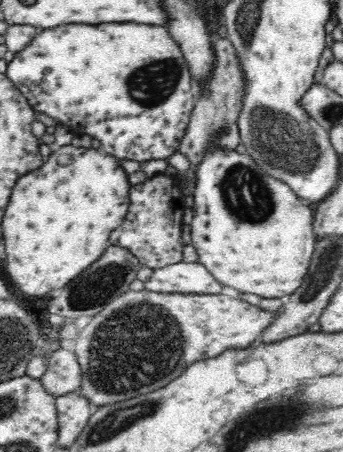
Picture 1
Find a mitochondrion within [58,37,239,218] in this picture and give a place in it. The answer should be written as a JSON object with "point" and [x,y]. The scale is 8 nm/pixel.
{"point":[152,85]}

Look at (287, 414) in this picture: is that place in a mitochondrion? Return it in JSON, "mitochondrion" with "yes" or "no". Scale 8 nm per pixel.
{"mitochondrion":"yes"}

